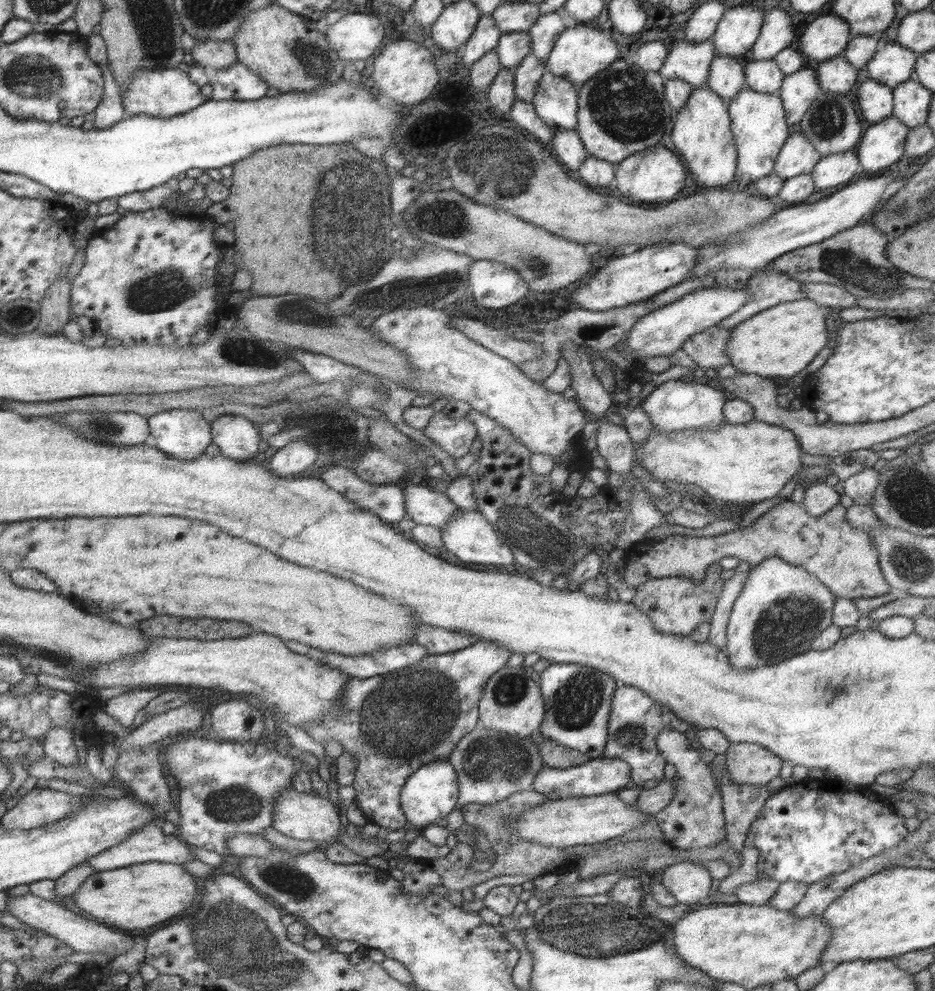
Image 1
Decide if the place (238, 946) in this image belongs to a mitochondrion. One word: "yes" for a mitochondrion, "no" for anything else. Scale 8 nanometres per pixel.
yes

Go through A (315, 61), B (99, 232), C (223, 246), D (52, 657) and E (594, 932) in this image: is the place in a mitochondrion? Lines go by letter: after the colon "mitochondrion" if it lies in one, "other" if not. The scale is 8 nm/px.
A: mitochondrion
B: other
C: other
D: mitochondrion
E: mitochondrion

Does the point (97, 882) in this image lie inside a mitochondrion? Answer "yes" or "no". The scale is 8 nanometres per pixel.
no

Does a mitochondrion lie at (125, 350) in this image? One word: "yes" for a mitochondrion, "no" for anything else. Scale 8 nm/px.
no

